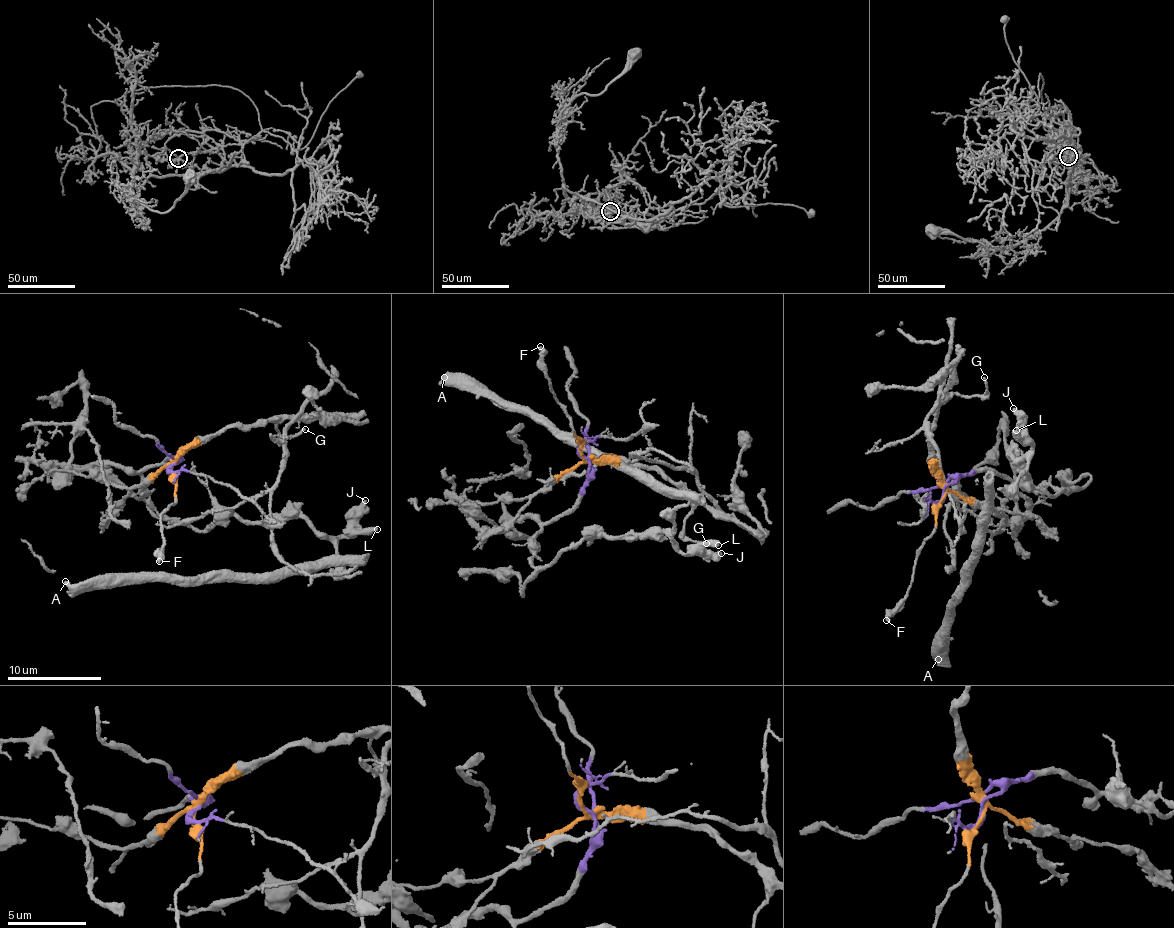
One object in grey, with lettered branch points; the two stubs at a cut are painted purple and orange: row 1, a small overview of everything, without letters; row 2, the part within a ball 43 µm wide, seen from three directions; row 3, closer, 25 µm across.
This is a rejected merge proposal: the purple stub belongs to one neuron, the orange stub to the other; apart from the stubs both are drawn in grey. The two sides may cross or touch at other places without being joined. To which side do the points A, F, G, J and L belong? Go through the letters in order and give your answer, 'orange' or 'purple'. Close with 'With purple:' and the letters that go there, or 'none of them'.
A: purple
F: orange
G: orange
J: purple
L: purple
With purple: A, J, L

